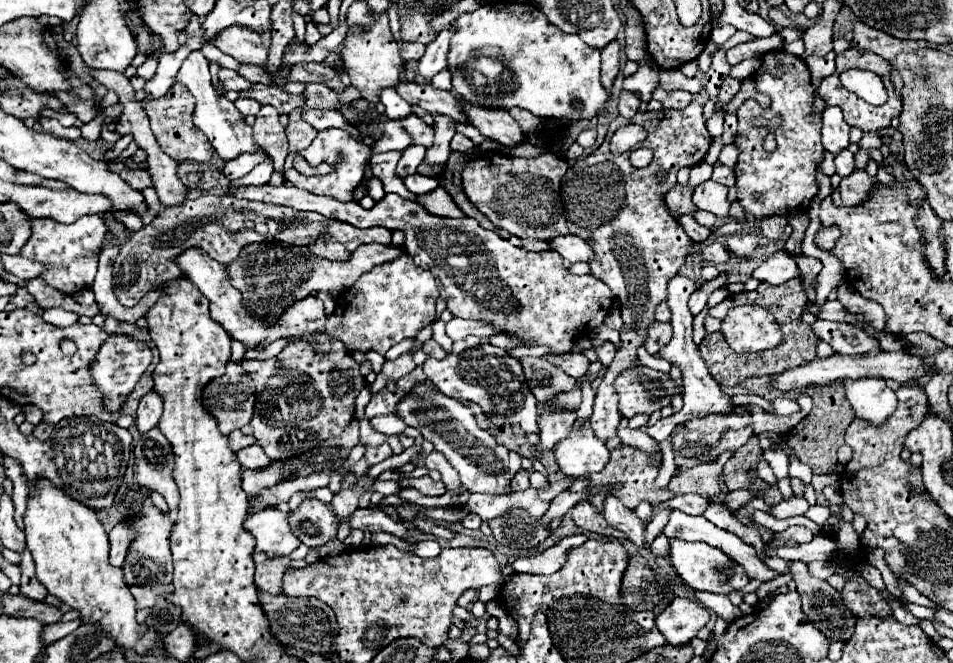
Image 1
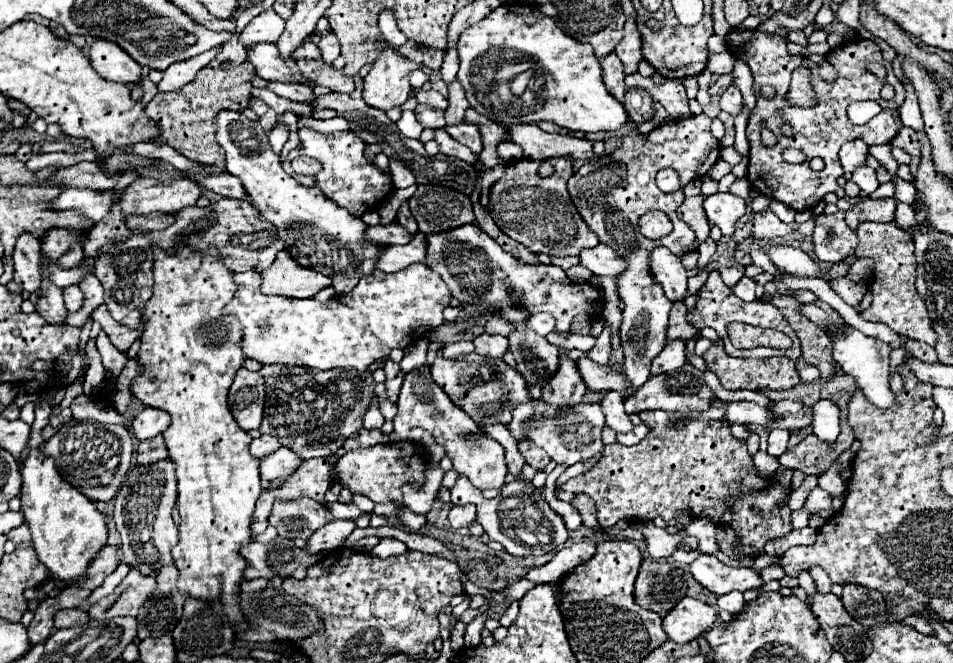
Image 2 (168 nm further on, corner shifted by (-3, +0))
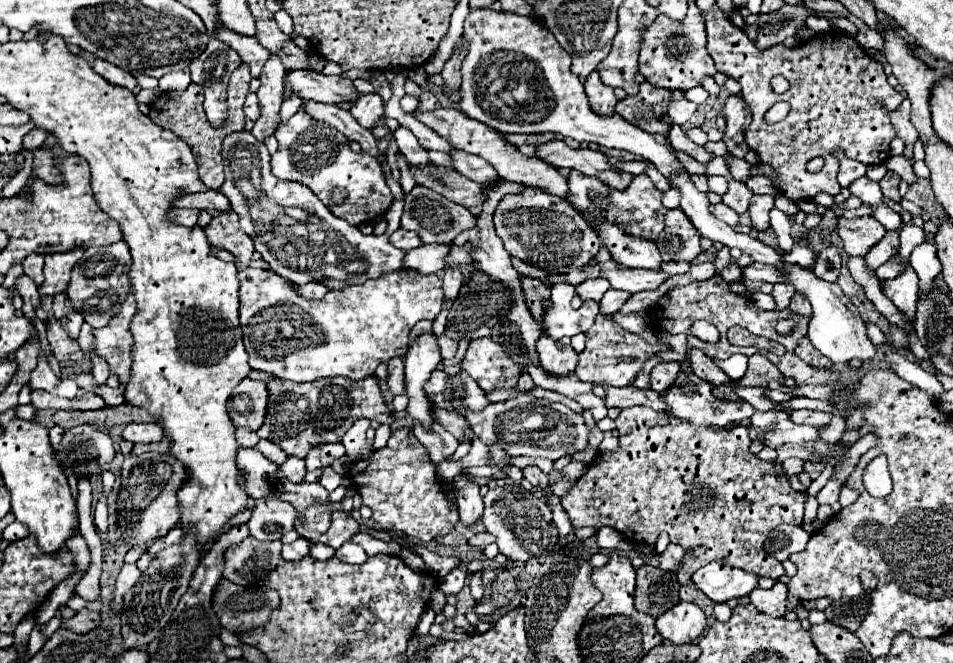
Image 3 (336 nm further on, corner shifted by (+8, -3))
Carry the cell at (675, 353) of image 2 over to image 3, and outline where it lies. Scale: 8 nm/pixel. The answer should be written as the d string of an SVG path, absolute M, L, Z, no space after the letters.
M661 361L651 371L651 389L665 391L665 387L673 385L673 379L677 377L679 363L675 361Z

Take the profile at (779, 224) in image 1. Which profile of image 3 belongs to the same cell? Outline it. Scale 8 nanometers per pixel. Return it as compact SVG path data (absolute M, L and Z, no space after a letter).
M753 195L749 205L749 219L757 231L769 229L769 211L773 207L775 197L773 195Z

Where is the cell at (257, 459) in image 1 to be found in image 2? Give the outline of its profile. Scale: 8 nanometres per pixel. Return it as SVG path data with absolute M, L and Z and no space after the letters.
M278 448L274 454L260 460L262 484L270 484L276 478L284 478L284 476L288 476L288 472L296 472L296 468L300 468L302 462L304 460L300 456L296 456L292 450Z

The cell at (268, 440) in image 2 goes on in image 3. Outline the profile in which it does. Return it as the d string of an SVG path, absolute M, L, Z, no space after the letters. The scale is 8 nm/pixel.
M259 439L259 443L257 443L253 449L257 449L261 455L265 455L269 461L273 461L273 463L277 463L277 465L287 459L287 453L285 453L281 447L277 447L275 443L265 441L265 439Z

